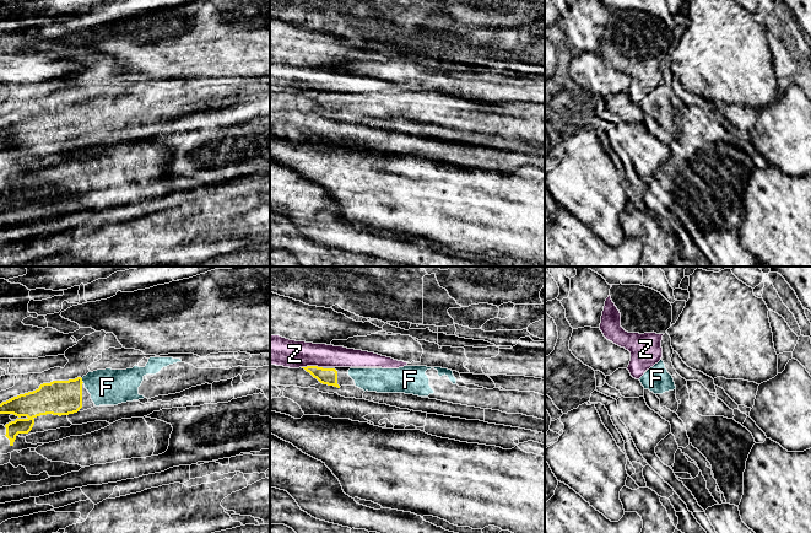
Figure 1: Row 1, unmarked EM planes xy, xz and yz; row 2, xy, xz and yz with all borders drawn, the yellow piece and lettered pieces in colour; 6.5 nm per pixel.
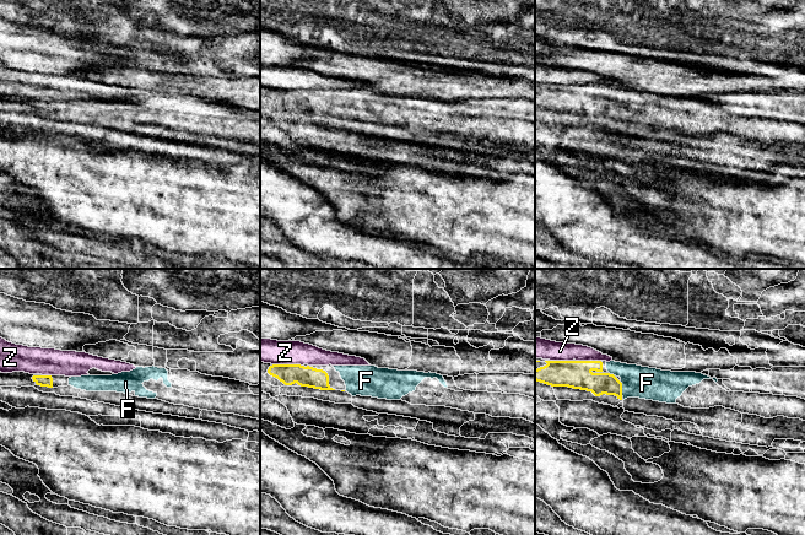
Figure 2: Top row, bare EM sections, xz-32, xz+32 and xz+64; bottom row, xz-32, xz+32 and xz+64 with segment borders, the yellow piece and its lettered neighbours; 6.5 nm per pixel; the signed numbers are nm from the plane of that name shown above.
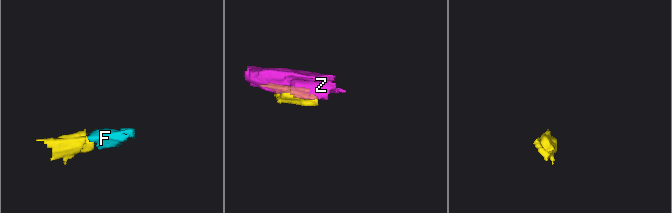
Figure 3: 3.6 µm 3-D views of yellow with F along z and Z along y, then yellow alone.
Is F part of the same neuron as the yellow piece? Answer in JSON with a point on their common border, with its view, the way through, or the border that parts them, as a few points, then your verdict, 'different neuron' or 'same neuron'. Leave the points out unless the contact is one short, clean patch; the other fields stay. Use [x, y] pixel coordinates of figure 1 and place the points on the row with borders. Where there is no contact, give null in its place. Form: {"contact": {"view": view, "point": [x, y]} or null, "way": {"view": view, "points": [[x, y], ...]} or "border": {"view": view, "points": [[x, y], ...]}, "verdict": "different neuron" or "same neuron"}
{"contact": {"view": "xy", "point": [81, 381]}, "way": {"view": "xy", "points": [[59, 398], [64, 397], [81, 381], [93, 381], [107, 387]]}, "verdict": "same neuron"}

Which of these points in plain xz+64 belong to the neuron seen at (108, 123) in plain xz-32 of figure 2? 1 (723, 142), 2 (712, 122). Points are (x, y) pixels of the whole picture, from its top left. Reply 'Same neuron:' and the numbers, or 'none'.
Same neuron: 1

